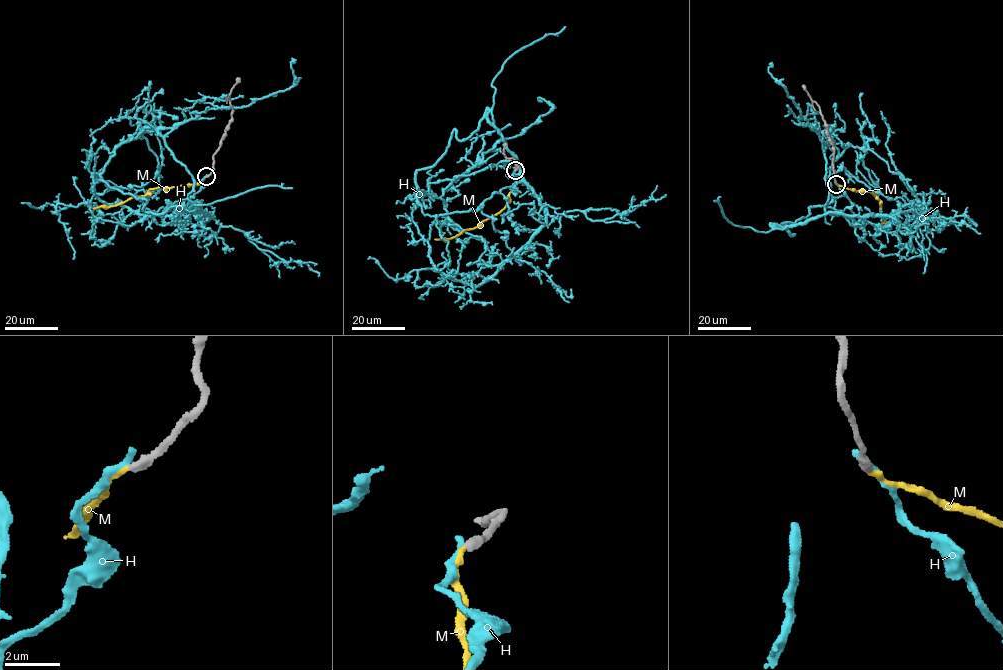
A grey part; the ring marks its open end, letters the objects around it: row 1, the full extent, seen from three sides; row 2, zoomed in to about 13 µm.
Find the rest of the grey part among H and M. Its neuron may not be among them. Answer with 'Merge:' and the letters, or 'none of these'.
Merge: M

